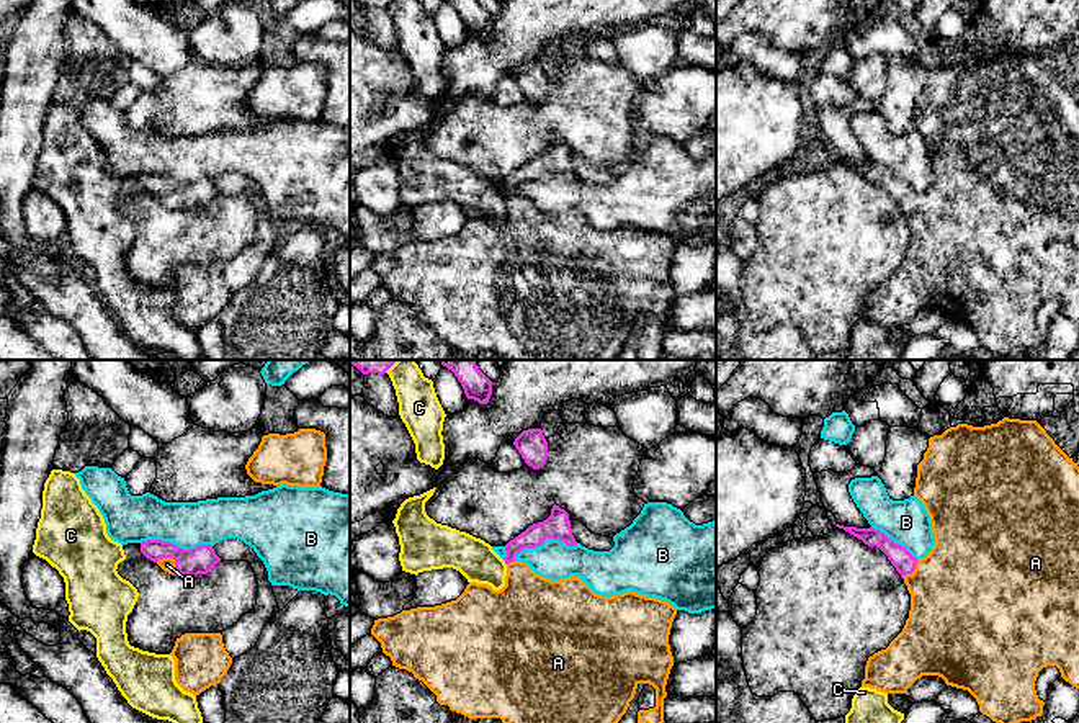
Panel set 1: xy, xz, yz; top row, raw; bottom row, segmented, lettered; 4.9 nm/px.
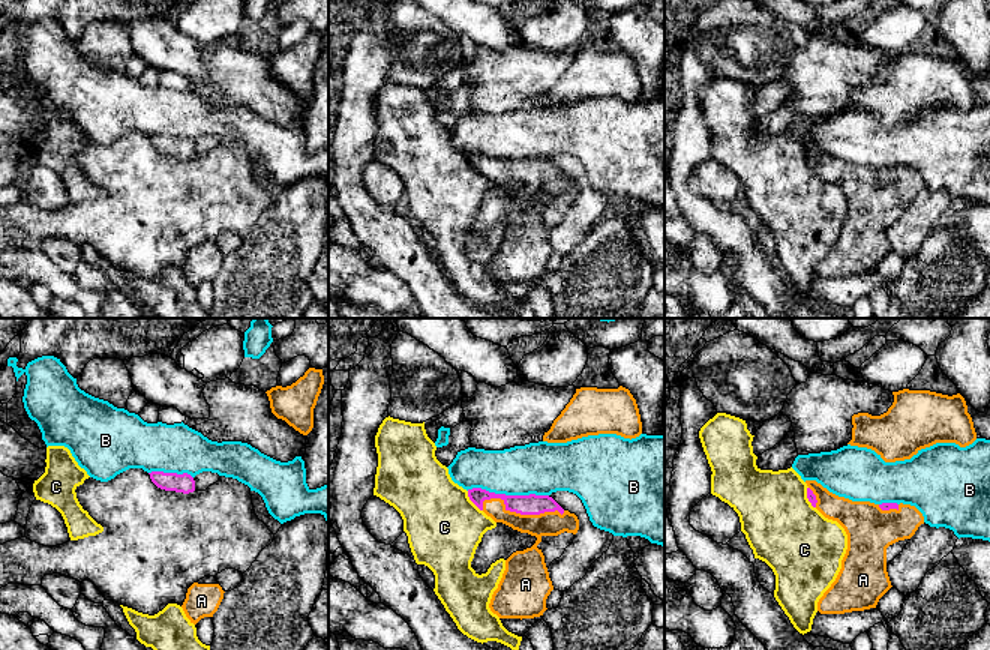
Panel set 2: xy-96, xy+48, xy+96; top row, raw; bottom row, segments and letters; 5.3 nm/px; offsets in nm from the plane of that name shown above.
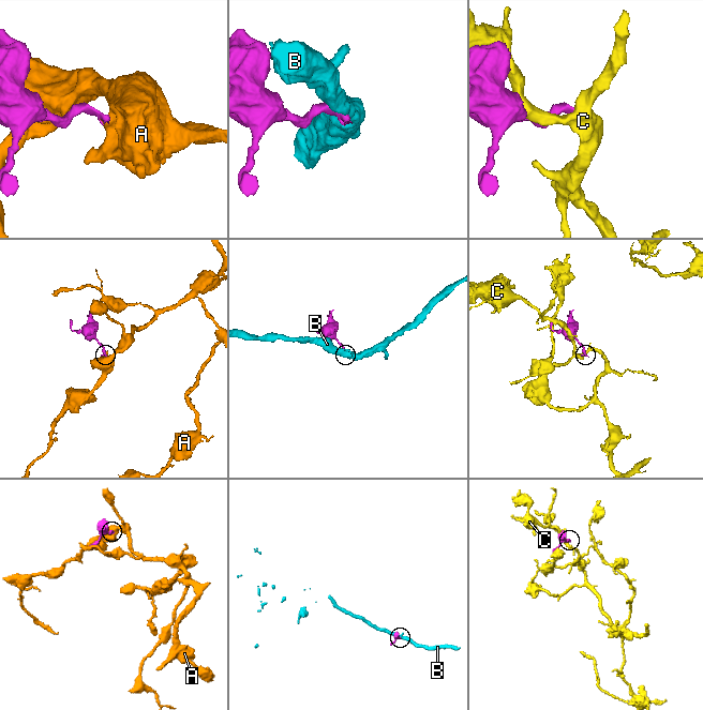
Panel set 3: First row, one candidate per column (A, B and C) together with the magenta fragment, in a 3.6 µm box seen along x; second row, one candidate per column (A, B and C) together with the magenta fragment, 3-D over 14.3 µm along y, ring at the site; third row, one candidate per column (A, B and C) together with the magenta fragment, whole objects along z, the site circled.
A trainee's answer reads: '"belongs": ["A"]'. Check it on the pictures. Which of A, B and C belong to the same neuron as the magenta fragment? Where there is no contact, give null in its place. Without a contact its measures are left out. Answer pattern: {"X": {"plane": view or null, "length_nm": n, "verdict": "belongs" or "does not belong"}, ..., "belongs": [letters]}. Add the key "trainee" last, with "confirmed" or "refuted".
{"A": {"plane": "xy", "length_nm": 110, "verdict": "belongs"}, "B": {"plane": "xy", "length_nm": 360, "verdict": "does not belong"}, "C": {"plane": "xz", "length_nm": 40, "verdict": "does not belong"}, "belongs": ["A"], "trainee": "confirmed"}

